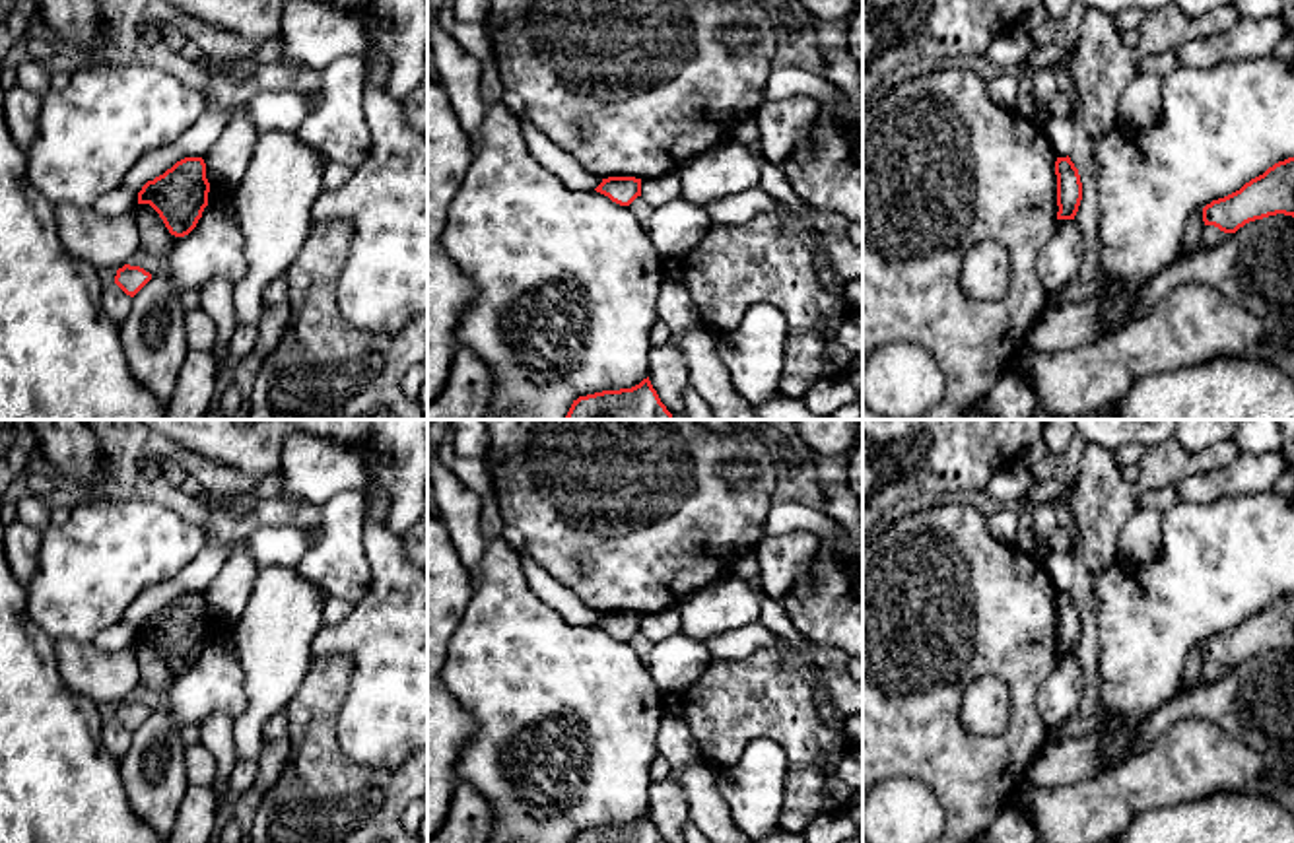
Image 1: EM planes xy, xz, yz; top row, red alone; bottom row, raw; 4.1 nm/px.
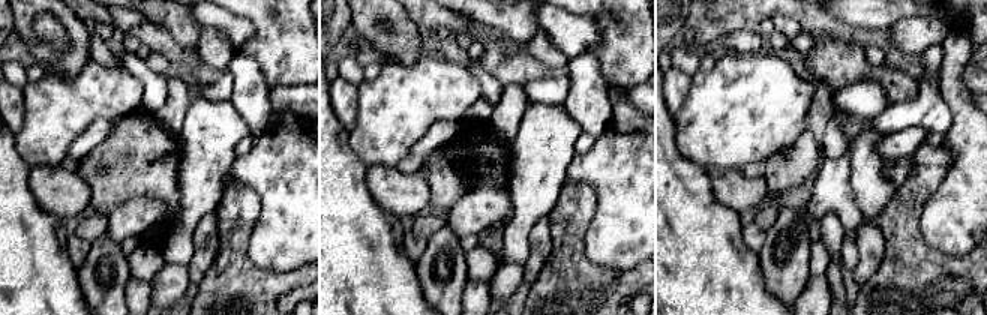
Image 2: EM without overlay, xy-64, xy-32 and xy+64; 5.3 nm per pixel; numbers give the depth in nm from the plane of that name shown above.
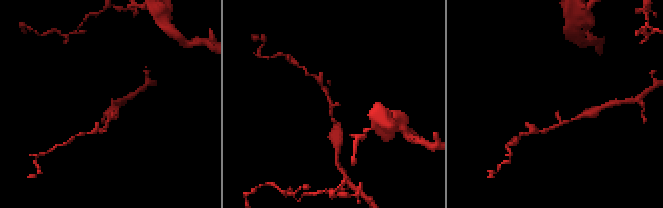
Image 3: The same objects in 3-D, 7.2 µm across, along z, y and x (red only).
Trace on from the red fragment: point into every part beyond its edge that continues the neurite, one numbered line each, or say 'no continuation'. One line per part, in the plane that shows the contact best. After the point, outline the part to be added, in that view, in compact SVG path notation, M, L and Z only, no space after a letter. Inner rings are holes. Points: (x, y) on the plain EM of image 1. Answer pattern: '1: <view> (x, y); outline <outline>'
no continuation

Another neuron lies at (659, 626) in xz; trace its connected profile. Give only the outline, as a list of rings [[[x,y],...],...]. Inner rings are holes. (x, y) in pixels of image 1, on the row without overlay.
[[[678,606],[655,614],[641,614],[641,631],[653,641],[661,643],[680,633],[682,618]]]

